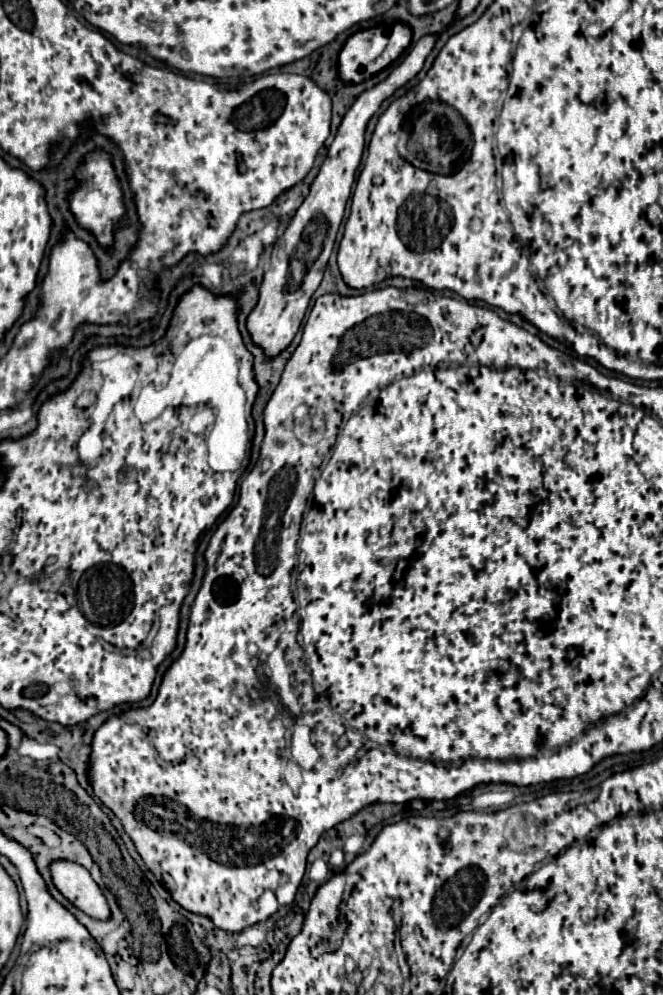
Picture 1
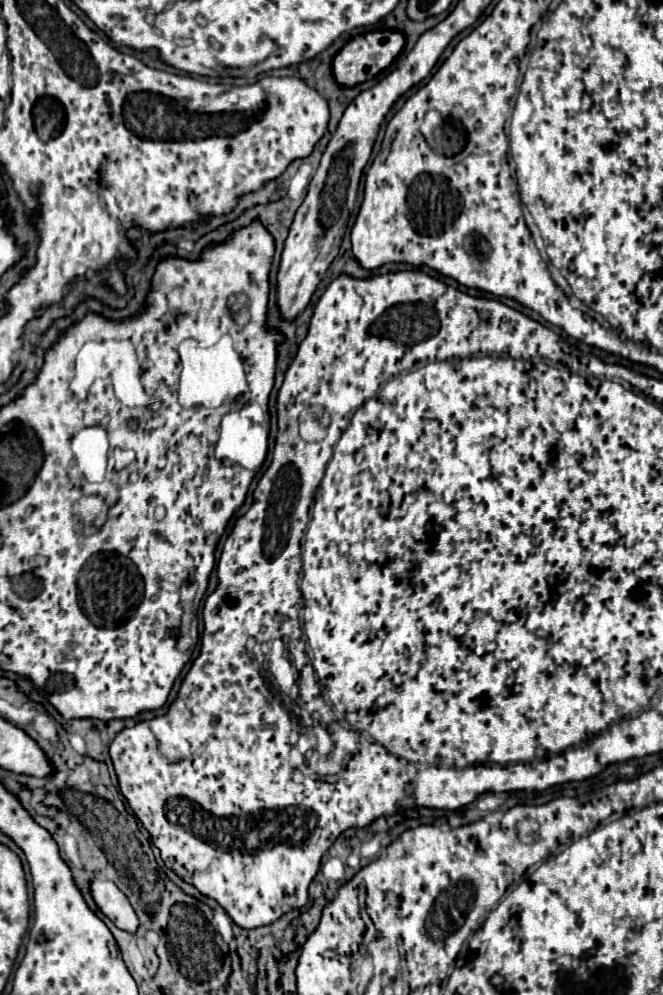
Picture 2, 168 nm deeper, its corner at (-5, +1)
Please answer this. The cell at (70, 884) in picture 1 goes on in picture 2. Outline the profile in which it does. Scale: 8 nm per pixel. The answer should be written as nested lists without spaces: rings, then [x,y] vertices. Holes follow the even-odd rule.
[[[95,878],[91,880],[91,896],[99,910],[121,930],[135,932],[139,922],[127,900],[127,896],[109,880]]]

